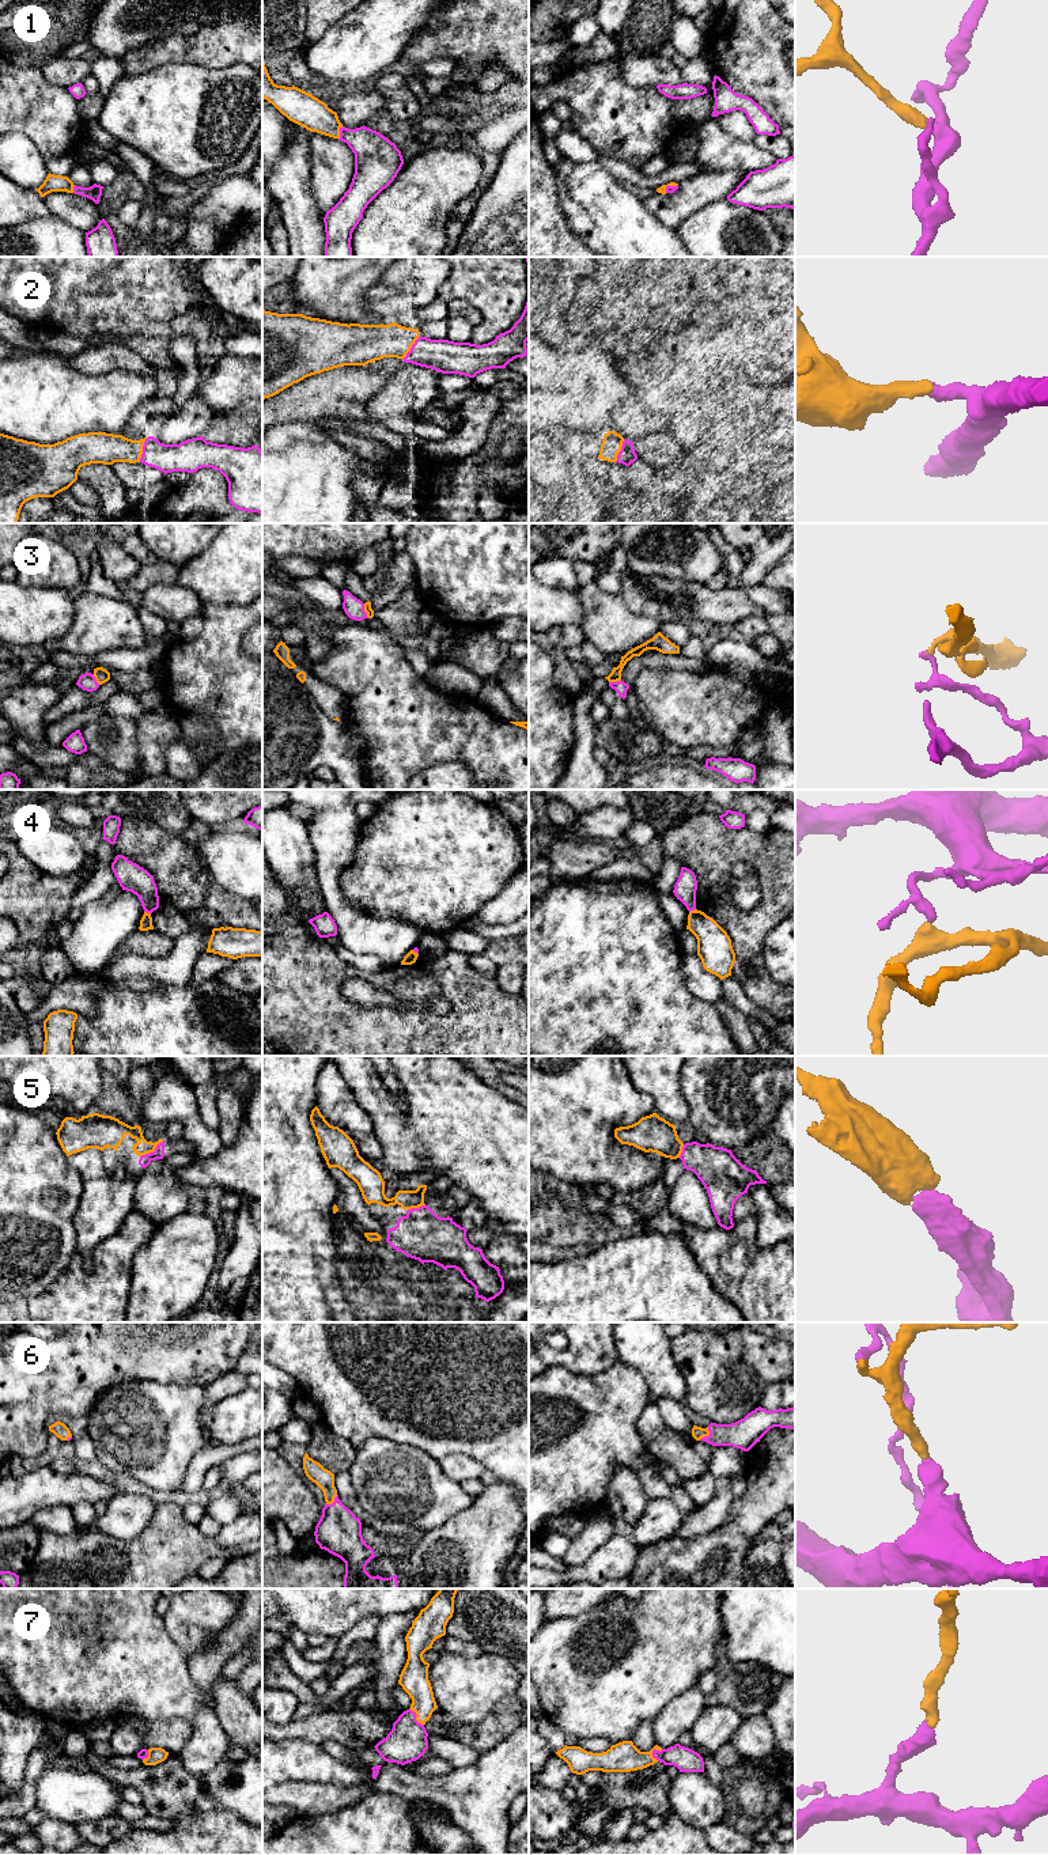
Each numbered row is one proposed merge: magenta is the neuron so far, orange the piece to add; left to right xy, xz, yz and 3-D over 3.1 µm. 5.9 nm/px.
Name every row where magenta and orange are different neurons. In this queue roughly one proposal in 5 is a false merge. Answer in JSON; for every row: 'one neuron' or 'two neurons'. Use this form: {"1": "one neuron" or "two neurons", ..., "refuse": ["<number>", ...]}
{"1": "one neuron", "2": "one neuron", "3": "two neurons", "4": "two neurons", "5": "one neuron", "6": "one neuron", "7": "one neuron", "refuse": ["3", "4"]}

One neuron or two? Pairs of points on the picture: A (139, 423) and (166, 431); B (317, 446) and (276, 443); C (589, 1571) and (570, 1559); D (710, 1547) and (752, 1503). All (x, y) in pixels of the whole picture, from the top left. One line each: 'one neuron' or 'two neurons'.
A: two neurons
B: one neuron
C: two neurons
D: one neuron

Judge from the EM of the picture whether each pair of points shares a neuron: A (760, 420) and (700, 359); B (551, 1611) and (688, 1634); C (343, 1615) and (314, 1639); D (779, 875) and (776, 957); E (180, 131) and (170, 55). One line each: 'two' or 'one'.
A: one
B: two
C: two
D: two
E: two

